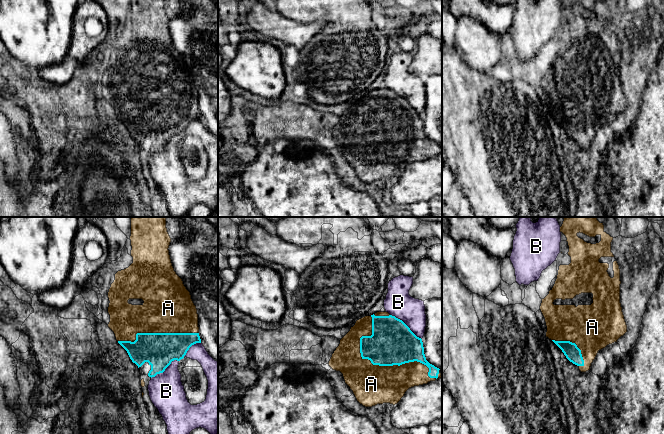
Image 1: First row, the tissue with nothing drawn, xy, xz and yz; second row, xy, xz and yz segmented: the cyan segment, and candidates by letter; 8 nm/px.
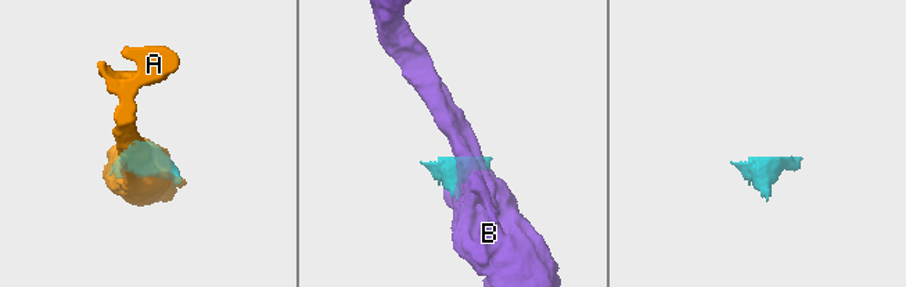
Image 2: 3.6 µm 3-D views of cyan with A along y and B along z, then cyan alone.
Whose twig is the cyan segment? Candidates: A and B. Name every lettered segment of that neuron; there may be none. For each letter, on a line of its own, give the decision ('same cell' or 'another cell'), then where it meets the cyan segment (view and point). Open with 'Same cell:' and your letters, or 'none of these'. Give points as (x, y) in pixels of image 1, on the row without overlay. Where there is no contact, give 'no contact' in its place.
Same cell: A
A: same cell; contact xz (380, 141)
B: another cell; contact xz (406, 101)

